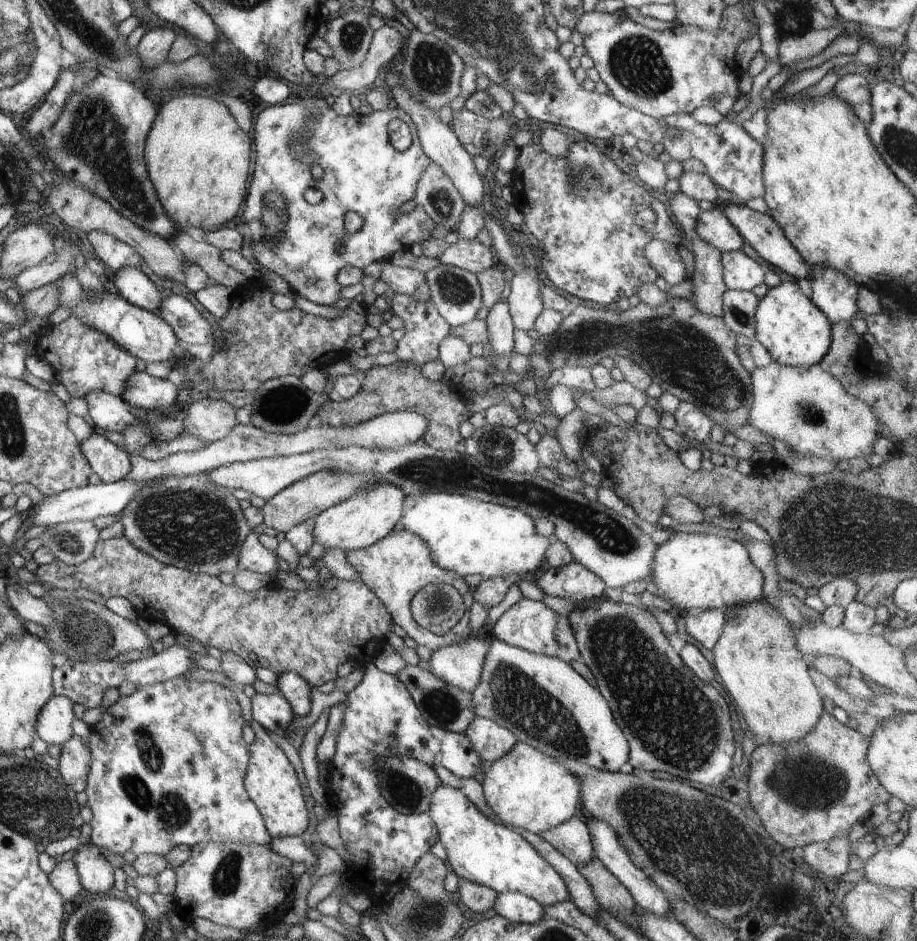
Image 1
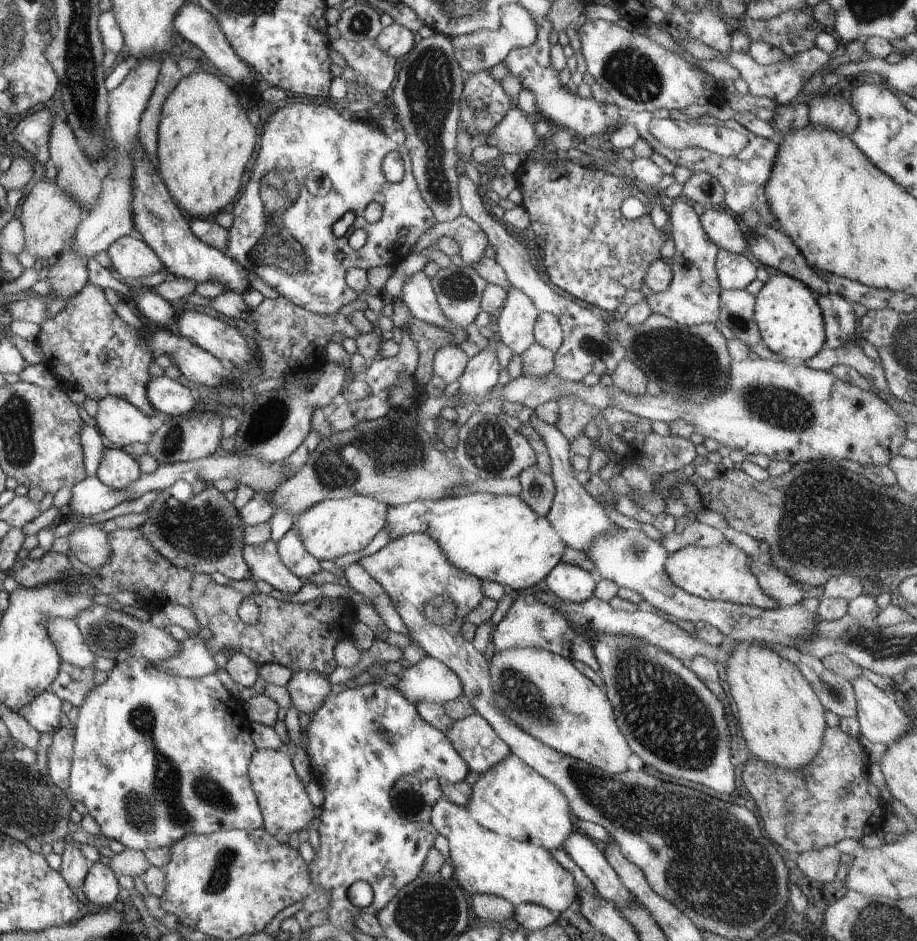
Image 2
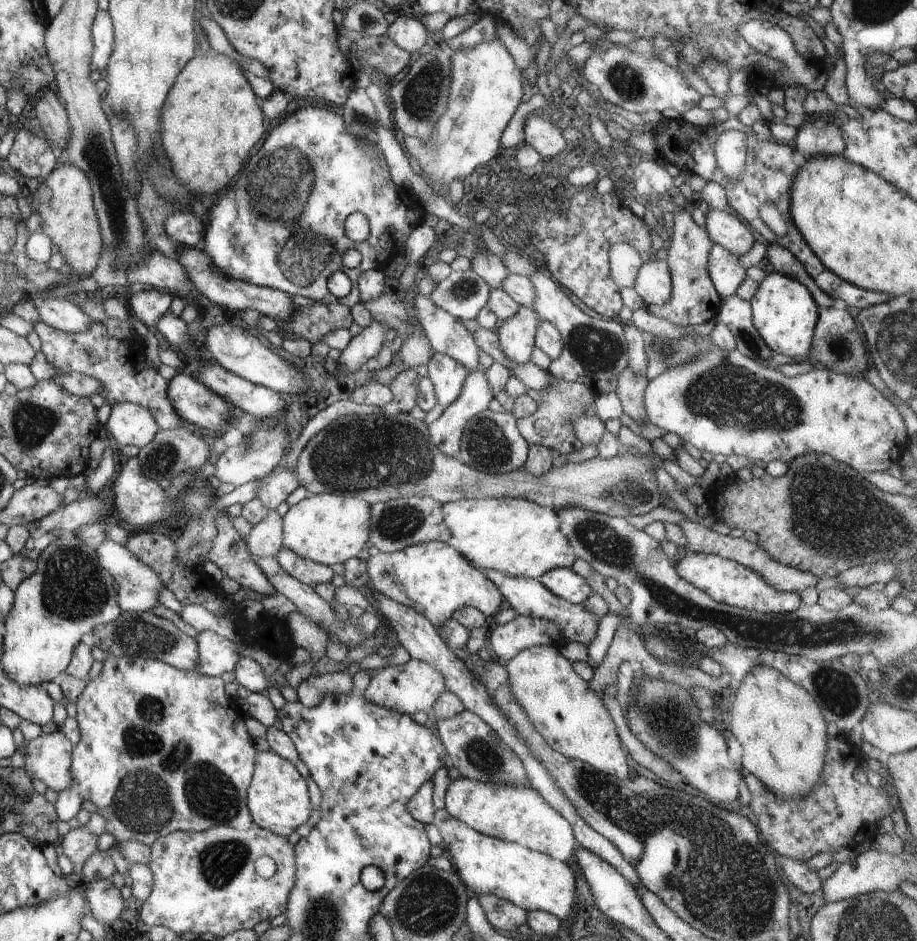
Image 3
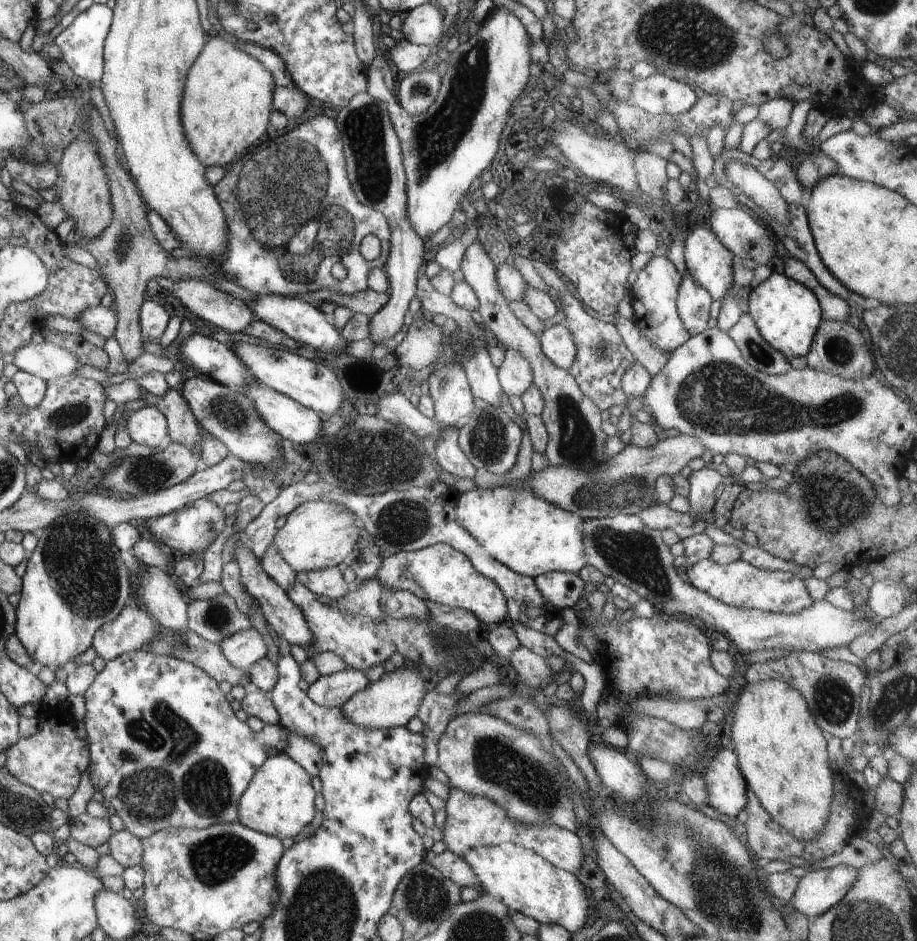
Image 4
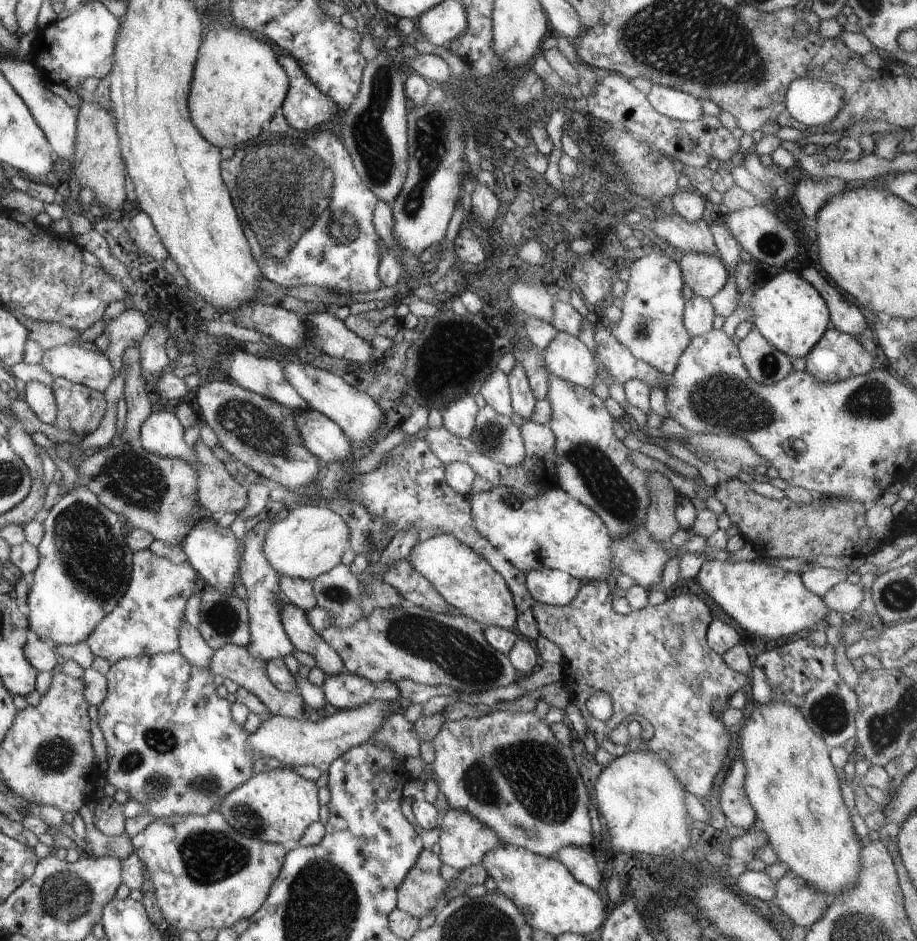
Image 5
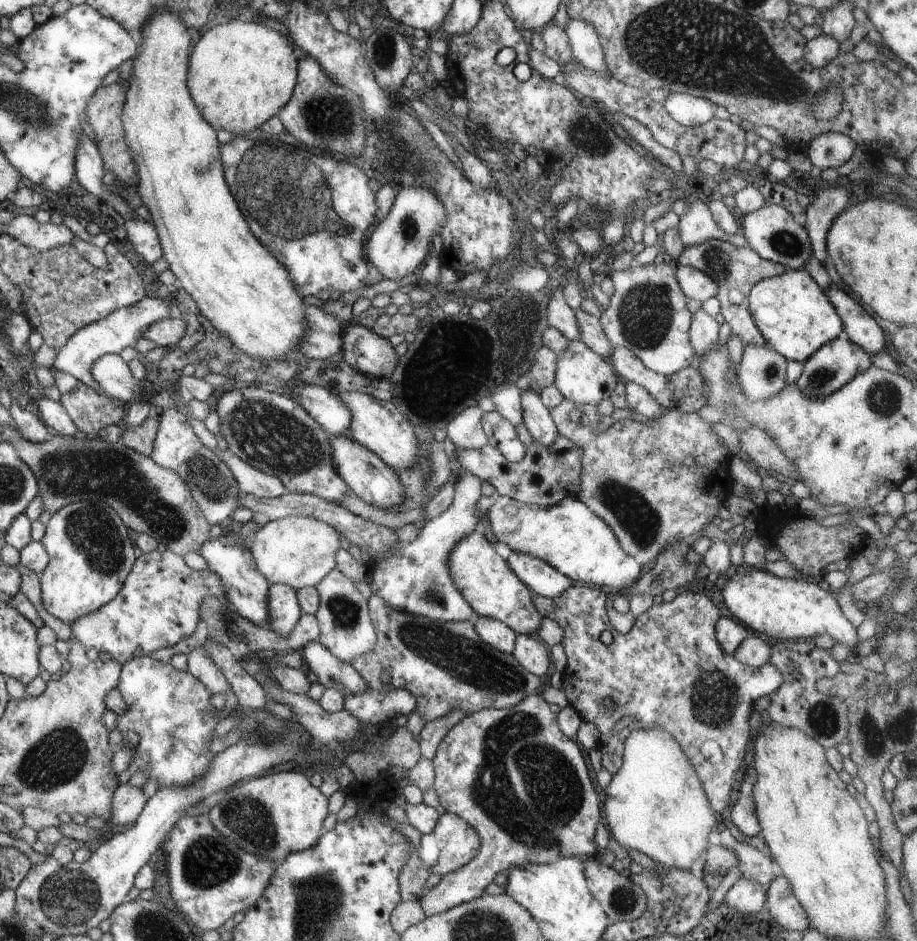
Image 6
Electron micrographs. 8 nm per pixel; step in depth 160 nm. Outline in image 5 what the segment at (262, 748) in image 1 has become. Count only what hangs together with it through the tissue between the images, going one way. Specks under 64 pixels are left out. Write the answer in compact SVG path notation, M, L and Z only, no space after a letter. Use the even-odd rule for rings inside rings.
M292 767L276 768L270 772L255 774L232 790L218 806L218 812L235 828L238 834L258 838L262 842L283 845L298 842L314 822L320 820L319 786L312 780L302 778Z

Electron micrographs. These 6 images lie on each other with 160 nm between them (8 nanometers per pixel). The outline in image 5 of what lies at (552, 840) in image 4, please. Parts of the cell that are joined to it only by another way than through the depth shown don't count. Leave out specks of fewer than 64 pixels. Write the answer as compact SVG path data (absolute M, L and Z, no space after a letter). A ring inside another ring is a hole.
M448 809L444 818L440 819L440 861L441 864L450 866L454 870L465 870L470 866L481 863L482 858L496 849L500 844L498 834L494 834L494 830L490 826L486 826L482 822L472 817L472 814L464 812L464 810ZM564 846L558 850L558 854L552 854L551 858L562 862L576 881L588 886L596 894L601 893L601 885L604 883L603 869L593 848Z

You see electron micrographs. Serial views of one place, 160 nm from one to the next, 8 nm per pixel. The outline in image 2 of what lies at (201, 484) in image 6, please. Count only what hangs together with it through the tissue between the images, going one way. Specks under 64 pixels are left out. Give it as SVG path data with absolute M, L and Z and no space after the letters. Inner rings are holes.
M107 396L98 402L95 419L108 445L122 448L134 442L149 443L158 423L126 399Z

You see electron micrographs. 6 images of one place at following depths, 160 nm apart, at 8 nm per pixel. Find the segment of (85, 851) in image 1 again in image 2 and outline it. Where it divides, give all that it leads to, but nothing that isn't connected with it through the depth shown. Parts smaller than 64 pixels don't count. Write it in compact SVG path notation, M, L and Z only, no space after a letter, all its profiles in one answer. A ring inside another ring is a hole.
M100 861L91 863L91 868L83 881L82 890L94 906L98 906L98 908L108 906L109 908L118 900L118 892L120 892L118 875Z

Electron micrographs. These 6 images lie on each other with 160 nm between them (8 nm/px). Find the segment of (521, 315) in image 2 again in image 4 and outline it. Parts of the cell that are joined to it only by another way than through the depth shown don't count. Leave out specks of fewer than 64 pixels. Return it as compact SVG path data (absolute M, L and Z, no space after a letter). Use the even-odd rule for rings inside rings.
M504 348L506 358L498 369L500 385L508 396L521 397L533 384L532 368L514 348Z

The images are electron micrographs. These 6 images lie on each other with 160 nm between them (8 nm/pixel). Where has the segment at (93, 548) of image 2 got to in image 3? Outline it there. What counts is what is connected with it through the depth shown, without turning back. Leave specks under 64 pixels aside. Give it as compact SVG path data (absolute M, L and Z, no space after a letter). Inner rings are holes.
M110 539L104 540L96 548L96 556L98 556L99 566L103 567L108 574L114 575L118 582L118 602L122 612L151 611L160 602L158 594L161 590L166 589L166 586L162 584L158 572L150 568L148 564L142 564L140 560L137 560L125 545L116 544Z

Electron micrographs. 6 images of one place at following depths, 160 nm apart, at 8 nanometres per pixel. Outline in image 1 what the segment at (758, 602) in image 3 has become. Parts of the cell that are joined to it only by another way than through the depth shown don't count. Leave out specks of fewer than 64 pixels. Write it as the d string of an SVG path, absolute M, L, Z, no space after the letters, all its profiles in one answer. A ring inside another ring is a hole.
M674 533L657 546L652 565L652 580L647 586L652 594L667 600L677 611L696 613L708 609L726 610L729 606L764 599L763 572L752 562L746 547L730 537L700 533Z

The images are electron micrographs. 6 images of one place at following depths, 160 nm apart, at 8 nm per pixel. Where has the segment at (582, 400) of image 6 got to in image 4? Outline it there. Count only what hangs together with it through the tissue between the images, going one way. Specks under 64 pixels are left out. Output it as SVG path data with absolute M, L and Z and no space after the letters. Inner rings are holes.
M556 322L548 325L539 338L544 355L555 365L569 371L576 360L578 348L574 336L564 324Z

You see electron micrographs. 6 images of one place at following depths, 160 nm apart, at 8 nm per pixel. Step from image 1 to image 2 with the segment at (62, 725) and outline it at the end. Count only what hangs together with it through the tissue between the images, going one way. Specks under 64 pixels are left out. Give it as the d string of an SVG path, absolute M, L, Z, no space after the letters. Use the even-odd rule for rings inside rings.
M44 691L28 706L17 711L34 730L40 734L53 735L60 728L62 714L62 699L59 695Z

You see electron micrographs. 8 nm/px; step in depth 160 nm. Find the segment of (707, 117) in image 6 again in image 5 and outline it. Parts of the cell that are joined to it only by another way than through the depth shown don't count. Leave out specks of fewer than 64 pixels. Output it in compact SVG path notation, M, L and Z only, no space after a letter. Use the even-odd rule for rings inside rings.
M653 85L647 98L654 110L670 119L694 121L704 114L702 99L668 86Z

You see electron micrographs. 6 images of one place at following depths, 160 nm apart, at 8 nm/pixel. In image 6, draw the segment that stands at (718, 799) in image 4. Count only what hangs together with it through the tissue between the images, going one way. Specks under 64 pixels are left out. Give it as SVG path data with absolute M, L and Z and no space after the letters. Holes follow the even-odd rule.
M750 765L746 776L740 786L738 800L730 810L730 821L738 828L744 837L756 837L761 833L760 822L756 818L756 806L754 803L754 784L758 774Z

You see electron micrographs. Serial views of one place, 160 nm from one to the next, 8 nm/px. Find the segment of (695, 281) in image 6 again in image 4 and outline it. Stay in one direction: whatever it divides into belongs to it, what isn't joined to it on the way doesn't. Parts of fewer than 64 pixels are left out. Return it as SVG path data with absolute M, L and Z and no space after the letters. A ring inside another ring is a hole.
M702 224L691 227L685 242L684 258L688 274L714 298L722 299L734 277L732 254L712 230Z

